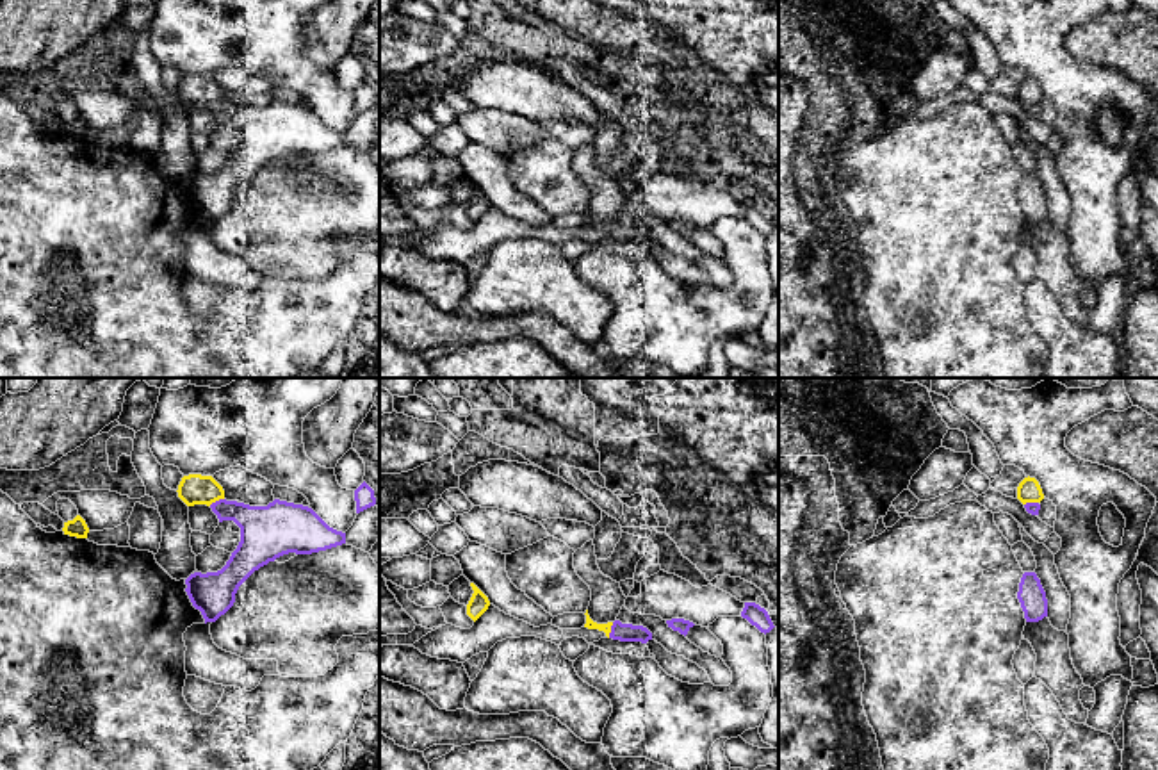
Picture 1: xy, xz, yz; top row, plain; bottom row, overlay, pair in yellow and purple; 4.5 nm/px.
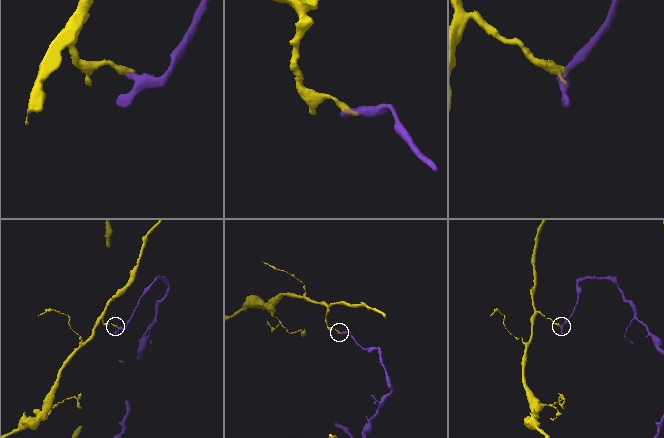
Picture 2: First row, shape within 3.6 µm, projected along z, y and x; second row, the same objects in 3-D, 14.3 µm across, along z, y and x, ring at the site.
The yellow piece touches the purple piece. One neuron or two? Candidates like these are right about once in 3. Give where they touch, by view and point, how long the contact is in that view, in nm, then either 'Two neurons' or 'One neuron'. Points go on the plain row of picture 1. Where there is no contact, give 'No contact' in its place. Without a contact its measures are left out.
Touches yellow at xz (610, 230). Shared border 80 nm. Two neurons

